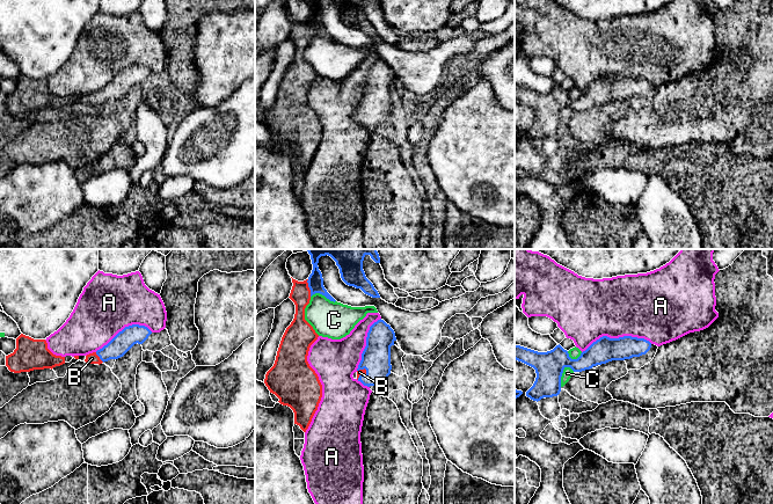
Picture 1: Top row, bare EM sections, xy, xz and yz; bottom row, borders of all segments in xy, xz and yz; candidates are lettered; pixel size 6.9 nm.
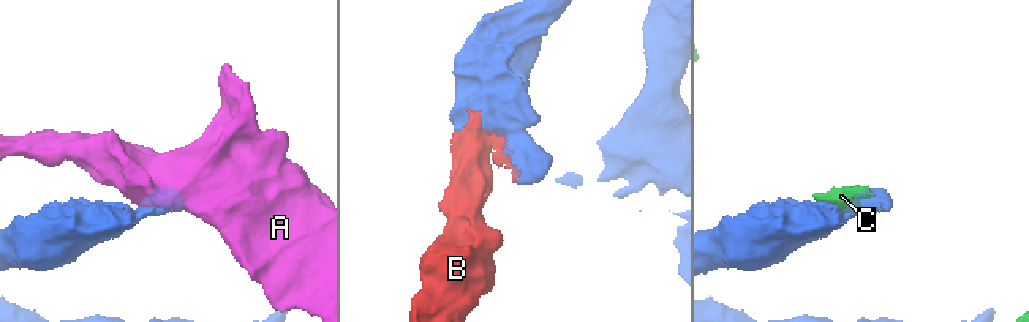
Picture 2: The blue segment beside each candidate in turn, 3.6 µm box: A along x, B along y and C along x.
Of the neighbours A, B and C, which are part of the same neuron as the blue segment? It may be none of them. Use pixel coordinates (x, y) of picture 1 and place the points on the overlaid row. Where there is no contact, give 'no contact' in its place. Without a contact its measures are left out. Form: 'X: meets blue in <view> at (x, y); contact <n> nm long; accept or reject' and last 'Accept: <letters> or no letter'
A: meets blue in yz at (617, 338); contact 500 nm long; reject
B: meets blue in xz at (308, 286); contact 120 nm long; accept
C: meets blue in yz at (561, 375); contact 160 nm long; reject
Accept: B

